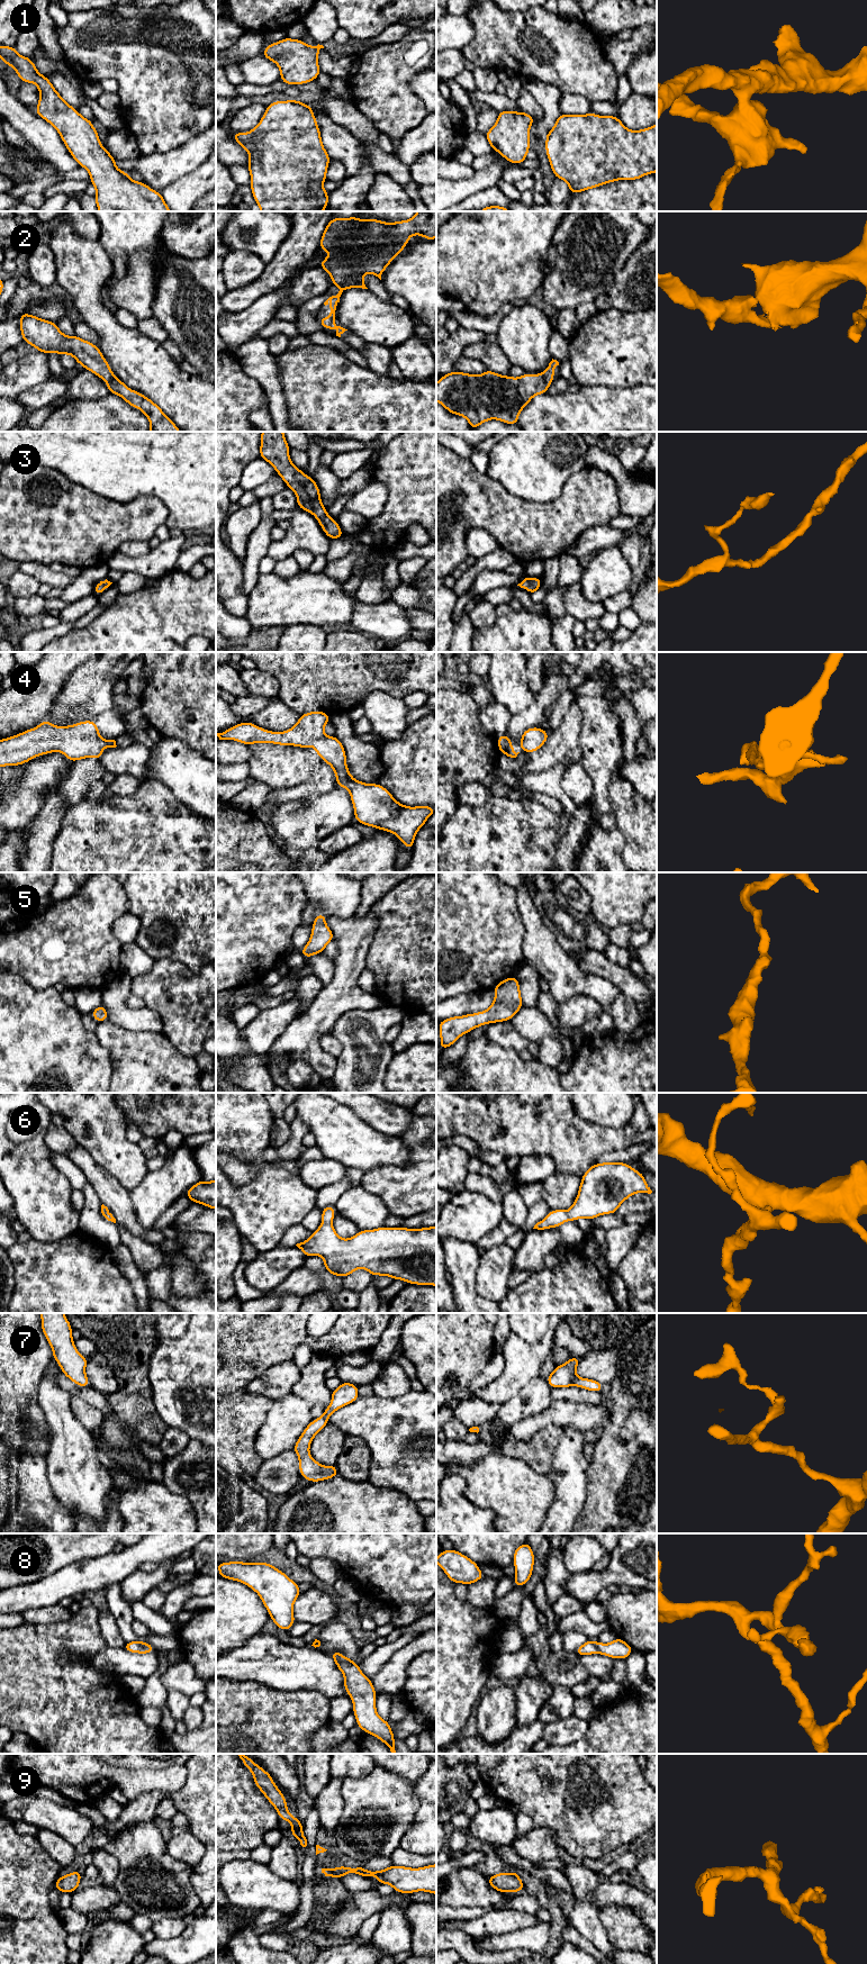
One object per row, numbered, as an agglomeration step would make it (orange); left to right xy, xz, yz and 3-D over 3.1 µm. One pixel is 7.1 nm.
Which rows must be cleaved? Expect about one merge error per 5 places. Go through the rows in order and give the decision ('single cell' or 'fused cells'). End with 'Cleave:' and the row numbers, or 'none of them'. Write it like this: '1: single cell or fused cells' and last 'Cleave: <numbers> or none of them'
1: single cell
2: single cell
3: single cell
4: single cell
5: single cell
6: single cell
7: single cell
8: single cell
9: single cell
Cleave: none of them

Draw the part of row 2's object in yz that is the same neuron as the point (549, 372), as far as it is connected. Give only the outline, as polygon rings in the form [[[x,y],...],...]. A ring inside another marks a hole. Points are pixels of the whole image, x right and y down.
[[[552,359],[542,374],[524,373],[520,378],[497,374],[488,369],[480,375],[454,370],[441,377],[436,383],[436,401],[451,414],[463,416],[469,422],[472,431],[490,419],[518,425],[518,415],[531,399],[536,395],[547,393],[547,390],[556,377],[554,368],[557,365],[559,365],[559,362]]]

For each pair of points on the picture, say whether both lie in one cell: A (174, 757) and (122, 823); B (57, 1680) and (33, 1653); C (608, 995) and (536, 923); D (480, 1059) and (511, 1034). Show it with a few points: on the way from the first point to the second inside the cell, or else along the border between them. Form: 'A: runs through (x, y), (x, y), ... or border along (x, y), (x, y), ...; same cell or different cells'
A: border along (147, 779), (156, 779), (163, 783), (175, 797); different cells
B: runs through (51, 1673), (37, 1659); same cell
C: runs through (586, 984), (579, 983), (542, 946); same cell
D: border along (482, 1034), (518, 1053); different cells

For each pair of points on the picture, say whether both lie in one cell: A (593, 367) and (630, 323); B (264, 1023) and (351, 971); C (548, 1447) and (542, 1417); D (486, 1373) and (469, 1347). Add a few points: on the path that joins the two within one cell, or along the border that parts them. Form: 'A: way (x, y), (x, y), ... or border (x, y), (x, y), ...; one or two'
A: way (603, 355), (624, 334); one
B: border (297, 1015), (279, 1034); two
C: border (561, 1426), (549, 1424), (521, 1440); two
D: border (494, 1351), (485, 1367), (466, 1387); two

